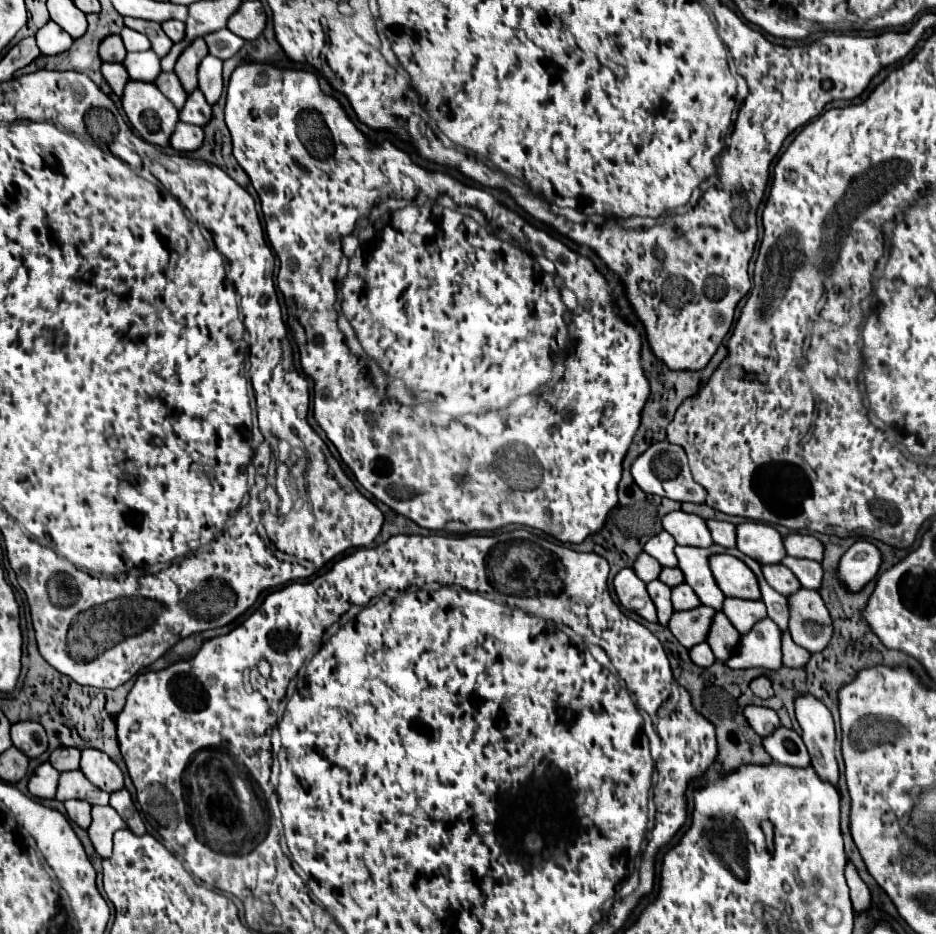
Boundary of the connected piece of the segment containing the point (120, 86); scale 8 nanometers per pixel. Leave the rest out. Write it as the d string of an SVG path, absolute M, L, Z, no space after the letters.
M102 63L102 75L112 87L112 91L120 97L124 91L124 85L128 83L126 69L122 69L122 63Z

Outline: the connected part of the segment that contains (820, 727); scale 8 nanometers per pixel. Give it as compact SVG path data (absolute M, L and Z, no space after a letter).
M798 693L794 697L794 713L802 727L802 739L810 753L810 765L822 779L838 783L838 763L834 755L836 733L830 711L814 695Z

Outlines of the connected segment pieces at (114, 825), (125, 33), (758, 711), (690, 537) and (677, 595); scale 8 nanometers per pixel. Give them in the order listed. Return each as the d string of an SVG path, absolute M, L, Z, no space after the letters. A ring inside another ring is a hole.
M92 807L92 823L88 827L90 841L100 857L110 857L112 855L112 835L118 829L124 829L126 823L122 823L122 817L112 807Z
M122 29L120 33L122 41L124 41L124 47L126 51L132 51L132 49L150 49L150 41L146 39L146 35L138 33L138 31L130 31L130 29Z
M746 705L742 709L742 715L746 719L746 723L762 737L762 735L770 735L770 731L774 731L774 727L780 727L780 719L772 709L760 707L760 705Z
M672 511L662 517L662 527L668 531L676 545L692 545L692 547L708 547L714 543L706 531L706 523L698 515L690 515L684 511Z
M686 583L672 587L672 607L674 611L688 611L698 607L698 597L694 595L694 591L690 591L690 587L686 587Z

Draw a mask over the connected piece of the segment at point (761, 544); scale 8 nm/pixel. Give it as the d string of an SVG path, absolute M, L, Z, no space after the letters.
M746 521L736 525L736 547L760 565L780 563L782 557L786 557L786 551L782 549L782 535L766 523Z

